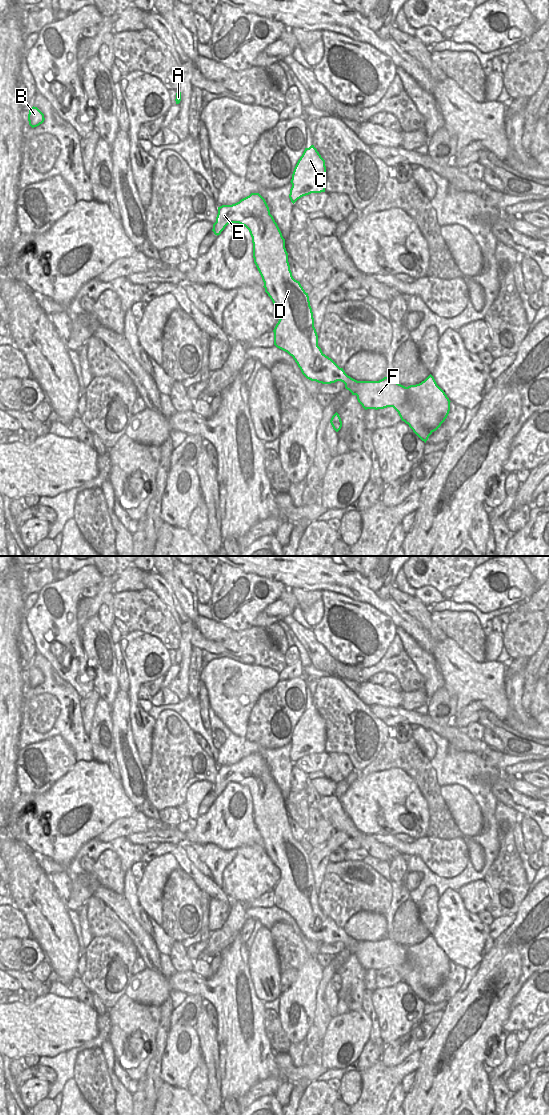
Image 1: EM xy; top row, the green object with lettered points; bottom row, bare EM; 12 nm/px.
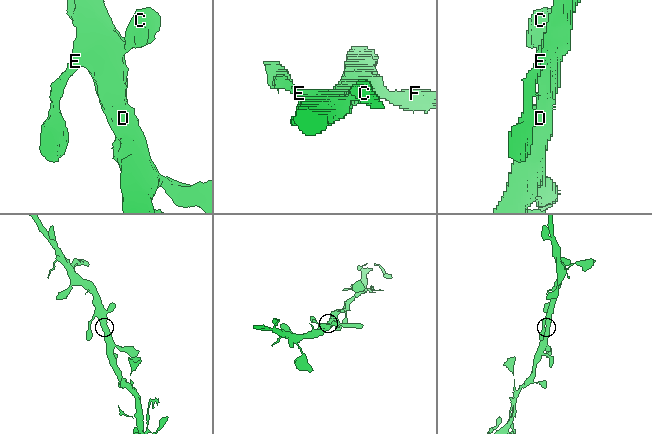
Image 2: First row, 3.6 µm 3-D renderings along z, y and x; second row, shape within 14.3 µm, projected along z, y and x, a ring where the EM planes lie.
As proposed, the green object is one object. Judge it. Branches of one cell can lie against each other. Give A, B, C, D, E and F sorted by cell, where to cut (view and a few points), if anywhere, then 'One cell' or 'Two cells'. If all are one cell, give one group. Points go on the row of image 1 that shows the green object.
Groups: A B C D E F. No split. One cell.

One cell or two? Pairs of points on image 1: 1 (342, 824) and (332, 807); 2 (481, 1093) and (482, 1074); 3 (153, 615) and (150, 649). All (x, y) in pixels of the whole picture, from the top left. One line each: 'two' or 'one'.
1: one
2: one
3: two

